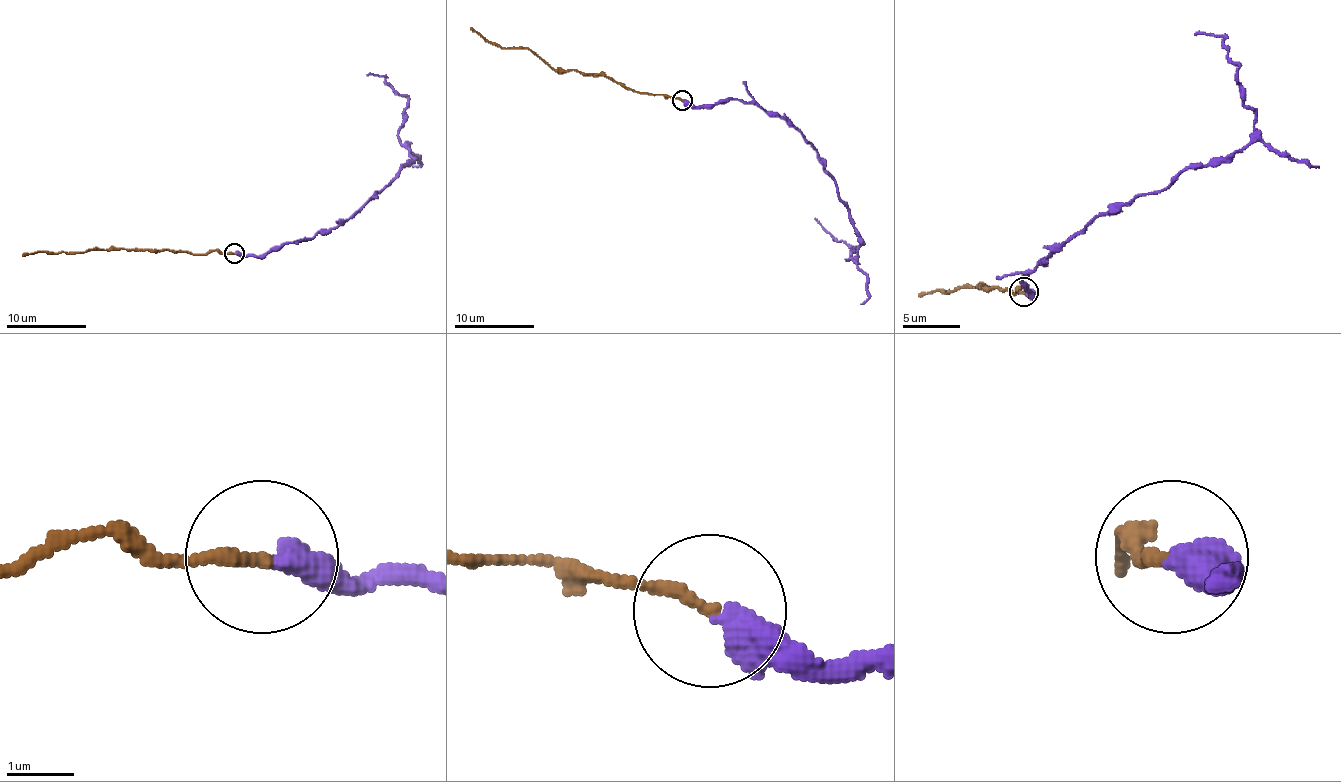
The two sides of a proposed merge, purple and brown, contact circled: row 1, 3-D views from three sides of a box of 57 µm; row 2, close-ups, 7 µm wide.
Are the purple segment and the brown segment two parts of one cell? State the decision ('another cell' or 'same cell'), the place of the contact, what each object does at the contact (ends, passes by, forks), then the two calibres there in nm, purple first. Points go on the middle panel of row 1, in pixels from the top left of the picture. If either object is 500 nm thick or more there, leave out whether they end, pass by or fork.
another cell; at (682, 100); purple ends there; brown ends there; 460 nm thick on the purple side, 190 nm on the other

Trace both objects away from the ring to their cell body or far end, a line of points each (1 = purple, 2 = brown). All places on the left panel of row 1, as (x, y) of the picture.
1: (234, 253), (264, 255), (336, 227), (402, 167), (410, 156), (398, 130), (408, 100), (382, 76), (366, 76)
2: (234, 253), (107, 249), (37, 251), (23, 255)

